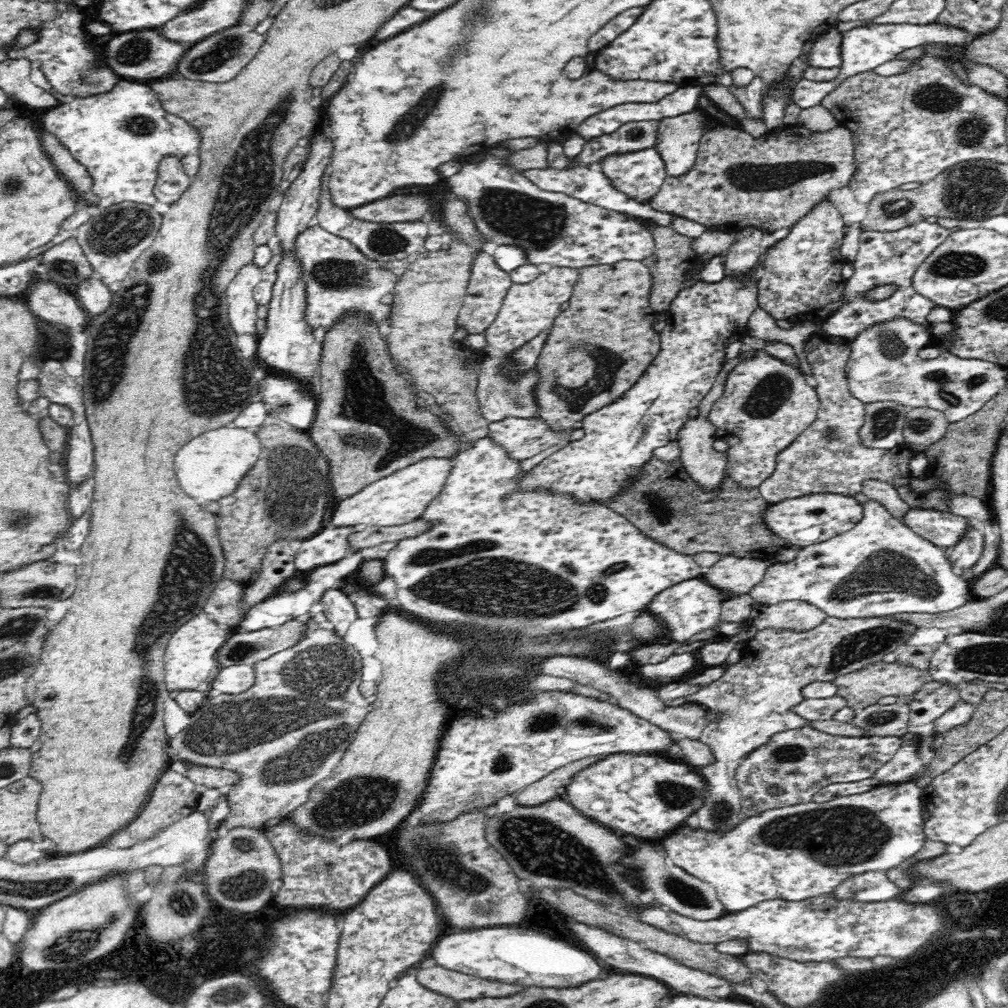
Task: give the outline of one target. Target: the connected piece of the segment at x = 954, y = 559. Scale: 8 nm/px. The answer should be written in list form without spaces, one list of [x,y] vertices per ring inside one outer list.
[[[971,526],[958,545],[952,547],[952,554],[948,558],[951,568],[956,567],[960,571],[972,568],[980,560],[984,548],[984,537]]]

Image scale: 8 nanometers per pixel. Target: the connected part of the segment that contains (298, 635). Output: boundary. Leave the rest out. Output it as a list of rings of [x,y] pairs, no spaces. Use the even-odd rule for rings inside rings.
[[[294,619],[272,629],[250,633],[234,632],[218,654],[220,667],[238,664],[258,664],[277,652],[298,646],[308,636],[310,619],[306,622]]]

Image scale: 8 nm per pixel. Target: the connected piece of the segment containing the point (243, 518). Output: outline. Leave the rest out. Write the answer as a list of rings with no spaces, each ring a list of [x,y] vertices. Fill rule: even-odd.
[[[270,425],[260,427],[255,436],[260,440],[262,452],[257,463],[241,480],[232,496],[219,500],[220,509],[216,516],[216,528],[225,556],[223,578],[236,583],[250,583],[253,574],[260,570],[268,547],[278,539],[289,540],[294,546],[319,533],[326,522],[324,512],[328,504],[326,492],[330,492],[329,460],[320,452],[307,432],[295,432],[287,427]]]

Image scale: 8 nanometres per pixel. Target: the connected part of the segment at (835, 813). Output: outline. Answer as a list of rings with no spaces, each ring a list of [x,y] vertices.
[[[912,781],[884,784],[868,792],[836,797],[834,800],[797,804],[761,812],[746,817],[738,826],[723,833],[694,830],[683,826],[664,840],[666,853],[677,867],[711,884],[719,901],[729,913],[747,910],[763,900],[806,900],[833,890],[846,879],[870,871],[896,868],[914,856],[927,838],[924,814],[923,787]]]

